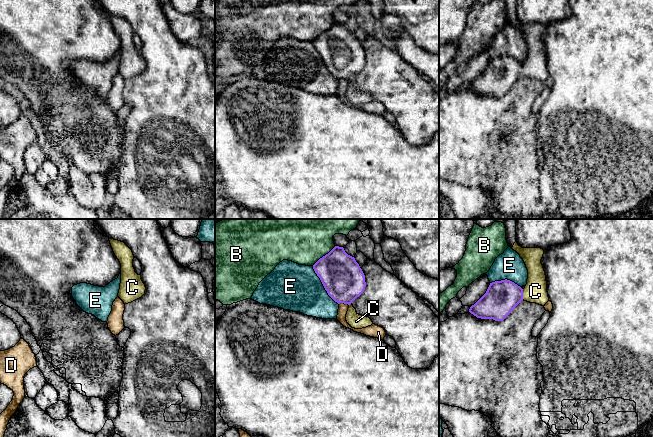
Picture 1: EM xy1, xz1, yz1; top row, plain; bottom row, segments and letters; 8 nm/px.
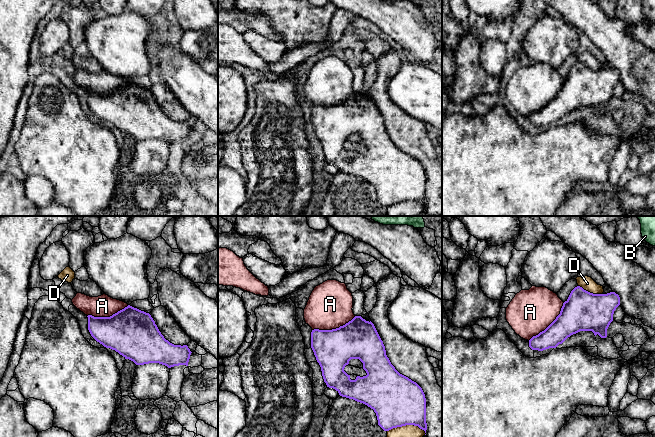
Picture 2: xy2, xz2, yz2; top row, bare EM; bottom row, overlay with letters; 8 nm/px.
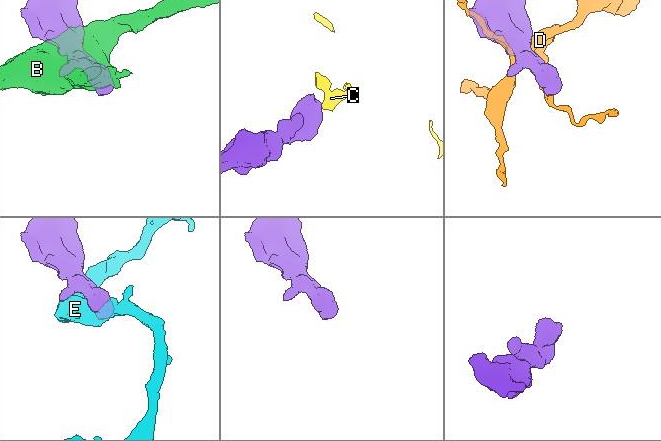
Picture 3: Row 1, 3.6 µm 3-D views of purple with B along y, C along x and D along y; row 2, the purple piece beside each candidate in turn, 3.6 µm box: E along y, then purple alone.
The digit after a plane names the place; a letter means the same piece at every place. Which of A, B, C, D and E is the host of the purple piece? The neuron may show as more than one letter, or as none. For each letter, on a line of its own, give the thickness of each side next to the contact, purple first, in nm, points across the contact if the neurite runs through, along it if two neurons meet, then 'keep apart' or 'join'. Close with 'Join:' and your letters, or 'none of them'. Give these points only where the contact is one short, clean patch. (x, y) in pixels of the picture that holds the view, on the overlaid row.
A: 280 nm thick on the purple side, 360 nm on the other; keep apart
B: 340 nm thick on the purple side, 480 nm on the other; keep apart
C: 260 nm thick on the purple side, 190 nm on the other; runs through yz1 (501, 297), (509, 294), (522, 294), (529, 294), (535, 291); join
D: 320 nm thick on the purple side, 110 nm on the other; keep apart
E: 340 nm thick on the purple side, 380 nm on the other; keep apart
Join: C

